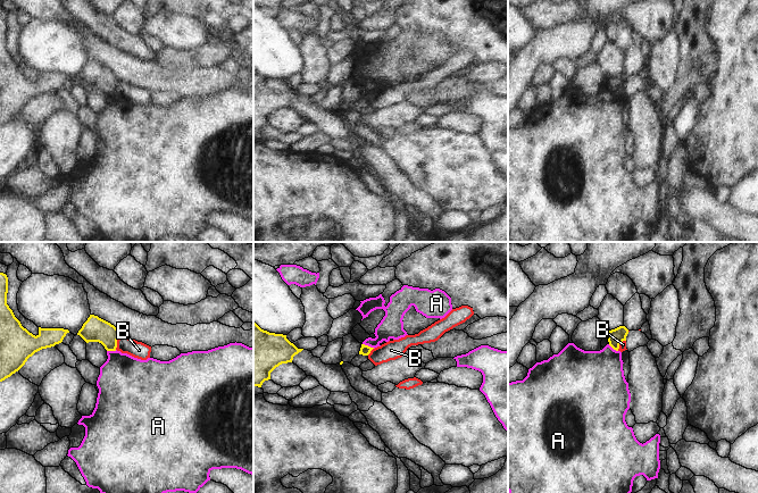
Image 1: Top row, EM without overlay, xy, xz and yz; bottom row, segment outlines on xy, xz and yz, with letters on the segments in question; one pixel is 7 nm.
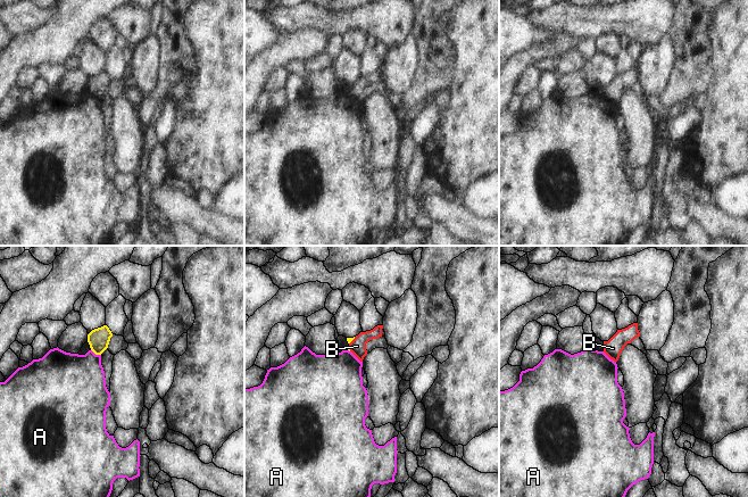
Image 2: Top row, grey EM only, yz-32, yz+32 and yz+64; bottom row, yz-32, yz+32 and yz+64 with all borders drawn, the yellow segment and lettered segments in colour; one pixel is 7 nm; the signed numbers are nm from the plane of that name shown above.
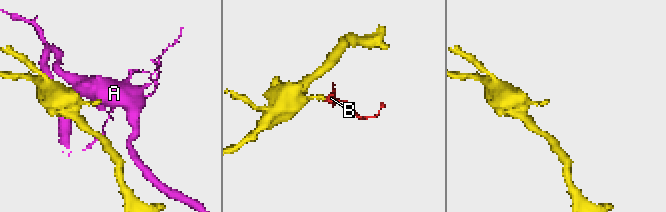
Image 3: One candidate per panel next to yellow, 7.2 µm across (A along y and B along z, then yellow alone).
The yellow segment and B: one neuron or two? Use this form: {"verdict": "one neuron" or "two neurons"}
{"verdict": "two neurons"}

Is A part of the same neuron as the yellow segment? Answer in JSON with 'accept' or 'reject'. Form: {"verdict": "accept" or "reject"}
{"verdict": "reject"}

